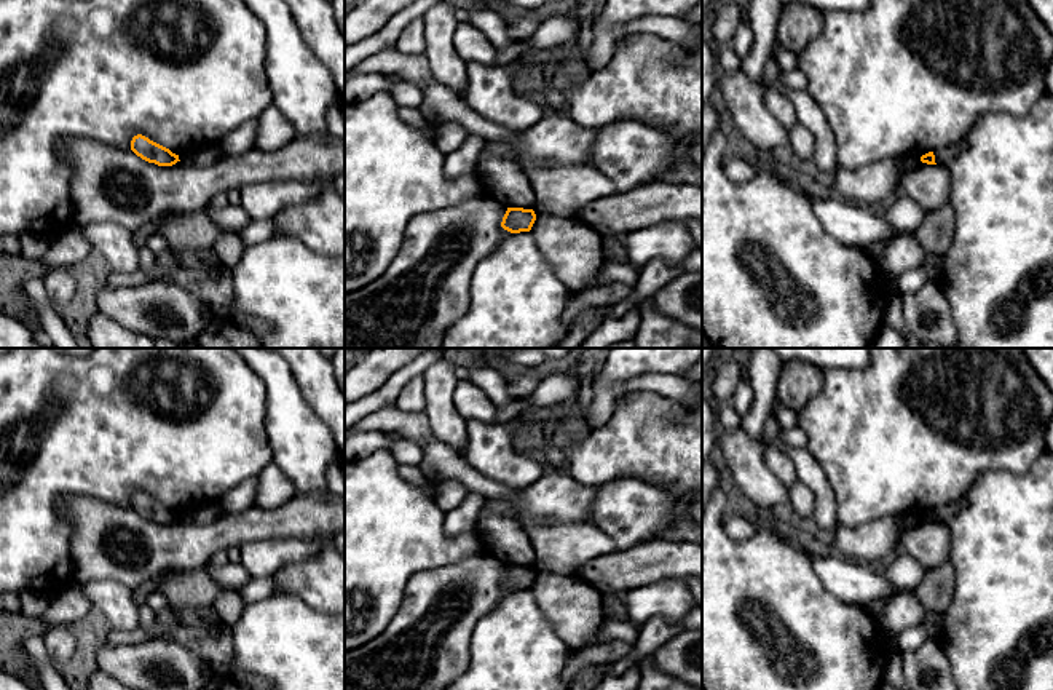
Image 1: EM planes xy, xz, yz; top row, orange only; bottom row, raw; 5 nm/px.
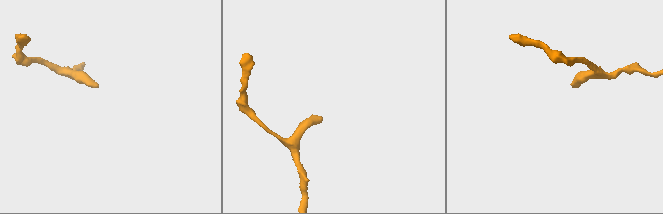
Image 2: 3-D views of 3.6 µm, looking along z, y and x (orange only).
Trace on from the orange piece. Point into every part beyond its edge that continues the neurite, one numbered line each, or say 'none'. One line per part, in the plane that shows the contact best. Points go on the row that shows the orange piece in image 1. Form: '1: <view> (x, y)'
none

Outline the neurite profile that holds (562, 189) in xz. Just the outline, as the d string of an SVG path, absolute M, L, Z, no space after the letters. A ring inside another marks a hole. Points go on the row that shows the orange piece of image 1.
M525 158L526 176L534 190L534 211L571 217L600 198L616 195L611 179L587 165L539 166Z

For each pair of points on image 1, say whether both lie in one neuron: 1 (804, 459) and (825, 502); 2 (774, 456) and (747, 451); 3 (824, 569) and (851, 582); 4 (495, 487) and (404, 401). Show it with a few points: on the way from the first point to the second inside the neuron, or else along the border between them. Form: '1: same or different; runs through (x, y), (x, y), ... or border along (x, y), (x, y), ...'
1: same; runs through (808, 470), (822, 491)
2: different; border along (766, 443), (766, 465), (785, 486)
3: same; runs through (830, 569), (844, 578)
4: different; border along (393, 404), (409, 412), (423, 414)

